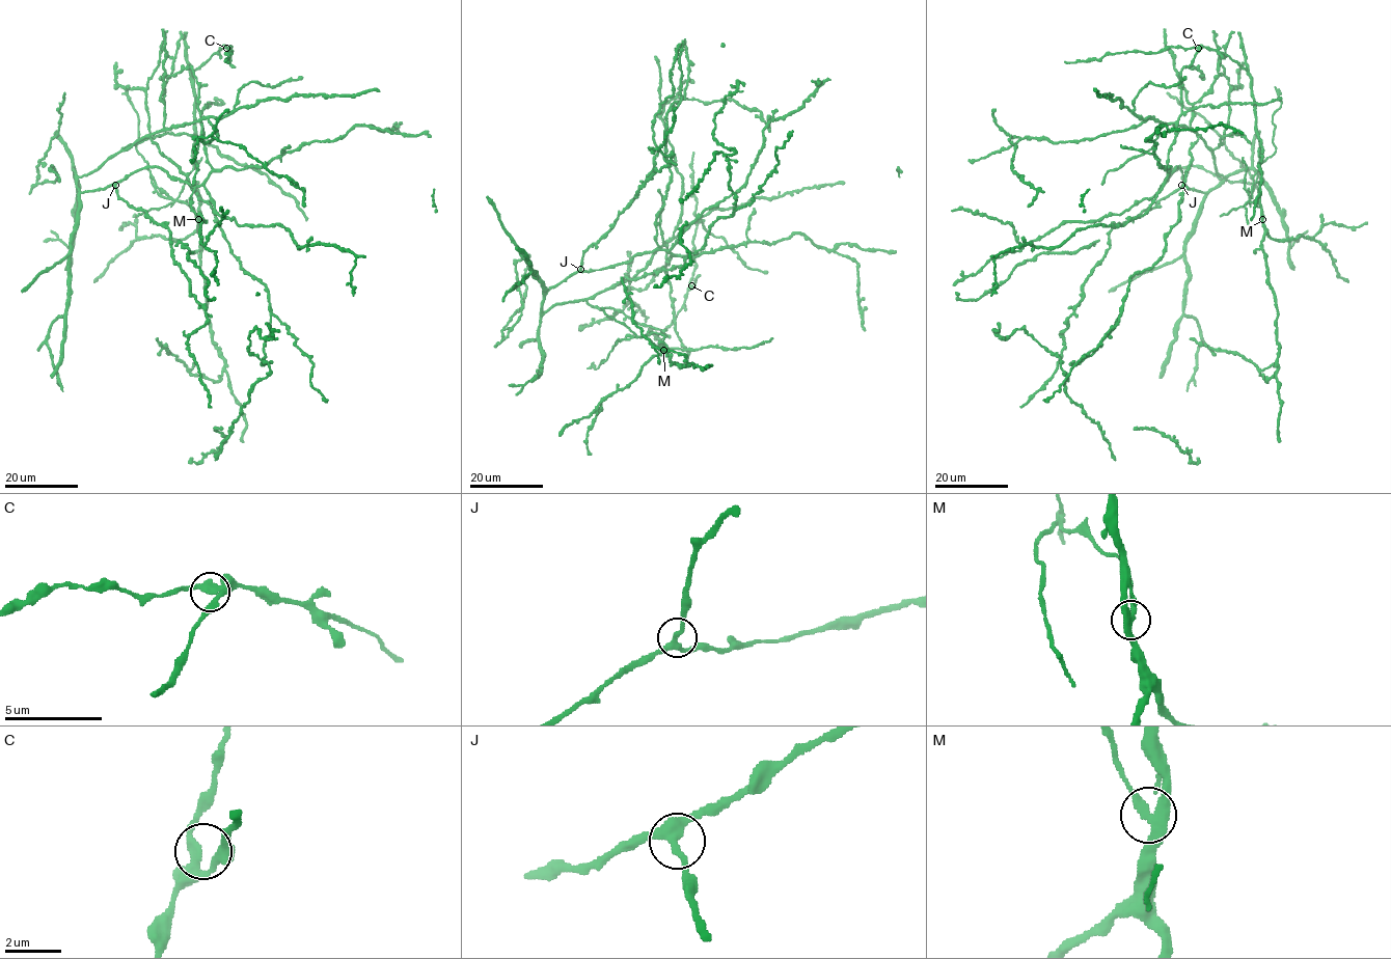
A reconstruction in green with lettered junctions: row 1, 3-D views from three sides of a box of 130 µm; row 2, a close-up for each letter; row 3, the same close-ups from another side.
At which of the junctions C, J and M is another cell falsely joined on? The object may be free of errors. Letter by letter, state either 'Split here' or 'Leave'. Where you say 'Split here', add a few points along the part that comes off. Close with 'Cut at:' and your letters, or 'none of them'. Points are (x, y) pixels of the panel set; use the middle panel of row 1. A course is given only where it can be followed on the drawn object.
C: Leave
J: Leave
M: Split here. Course of the part to remove: (663, 350), (645, 336), (633, 336), (618, 340), (598, 367), (593, 362)
Cut at: M

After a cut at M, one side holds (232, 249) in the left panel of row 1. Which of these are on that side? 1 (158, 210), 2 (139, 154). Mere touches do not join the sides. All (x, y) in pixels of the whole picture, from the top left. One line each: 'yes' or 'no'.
1: no
2: no

